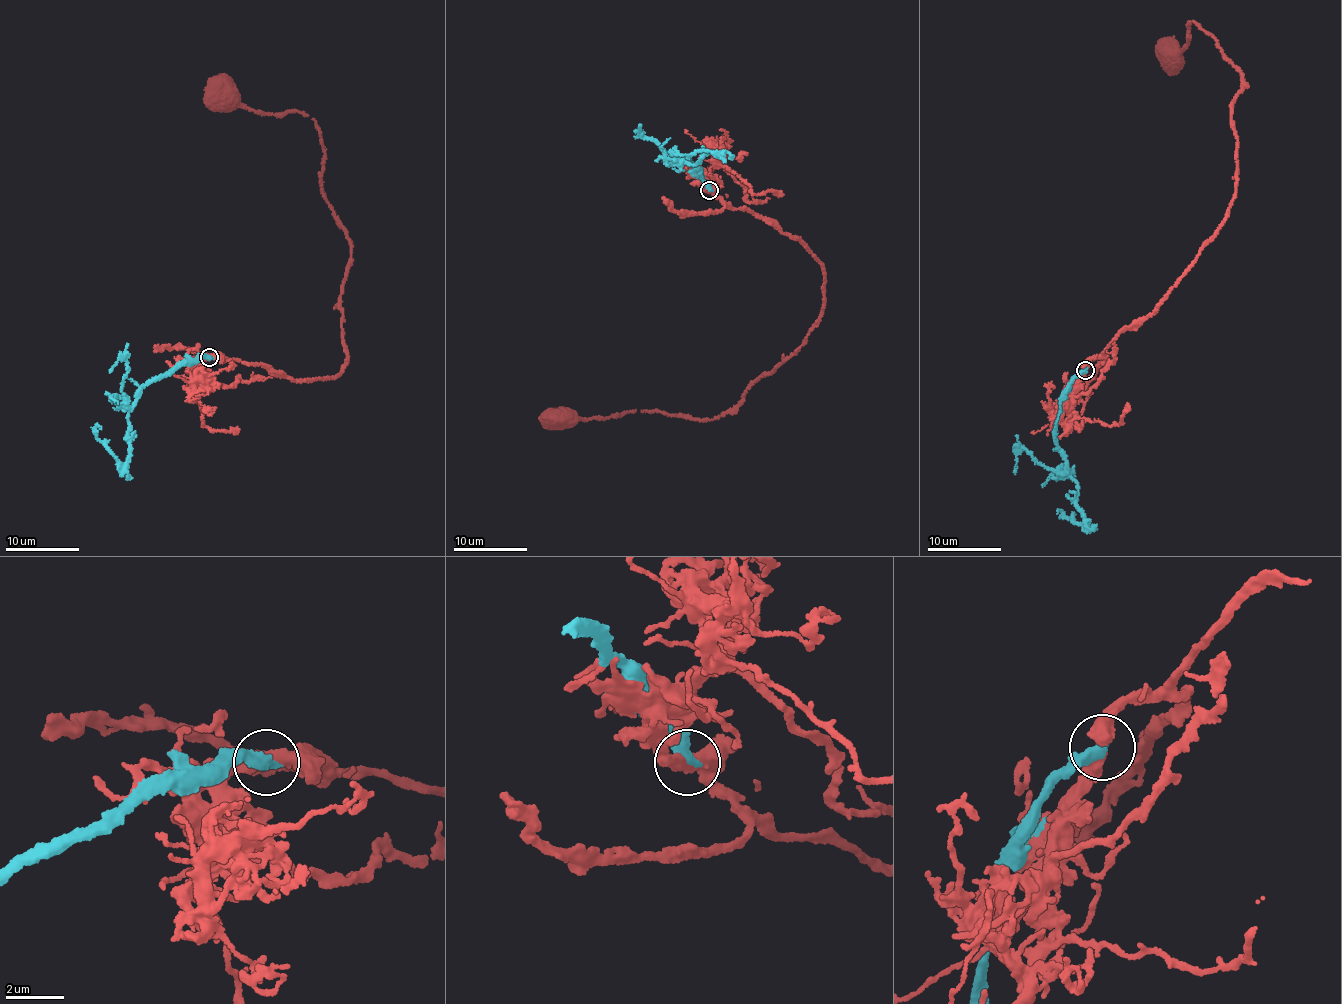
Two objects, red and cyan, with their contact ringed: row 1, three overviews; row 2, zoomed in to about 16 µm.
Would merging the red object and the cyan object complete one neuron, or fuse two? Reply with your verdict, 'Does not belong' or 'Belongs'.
Does not belong

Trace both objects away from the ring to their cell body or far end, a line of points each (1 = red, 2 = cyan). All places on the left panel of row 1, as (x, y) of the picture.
1: (210, 358), (302, 382), (329, 379), (346, 360), (350, 239), (324, 194), (314, 120), (266, 114), (222, 90)
2: (210, 358), (182, 362), (145, 385), (128, 413), (123, 463), (96, 436), (99, 429)

